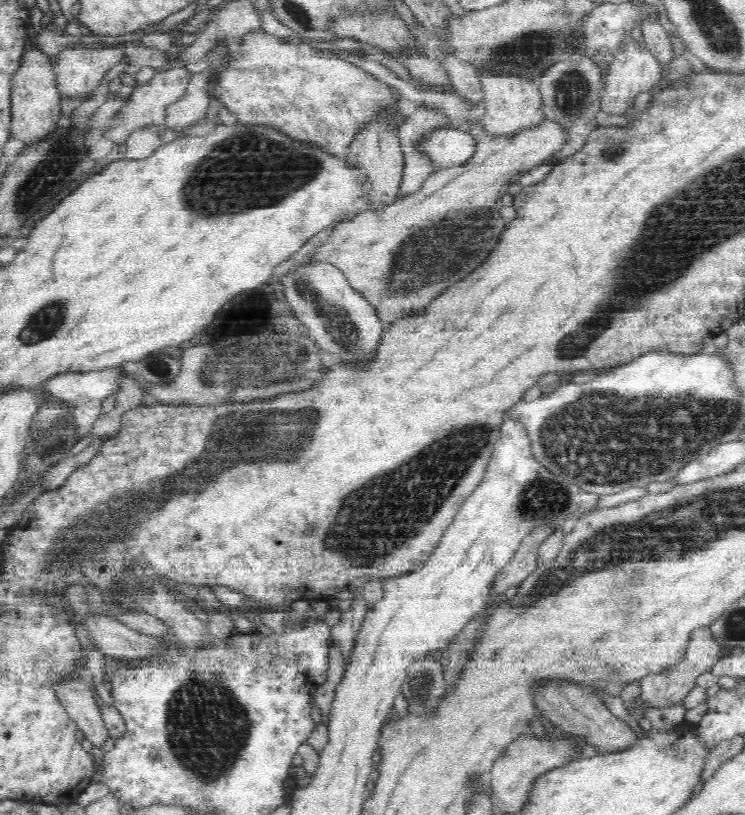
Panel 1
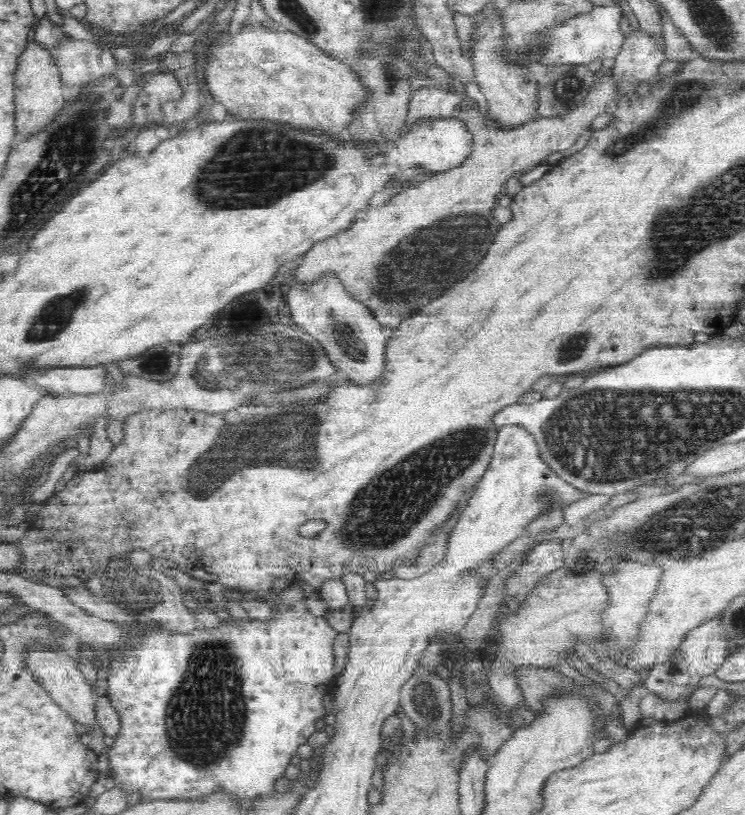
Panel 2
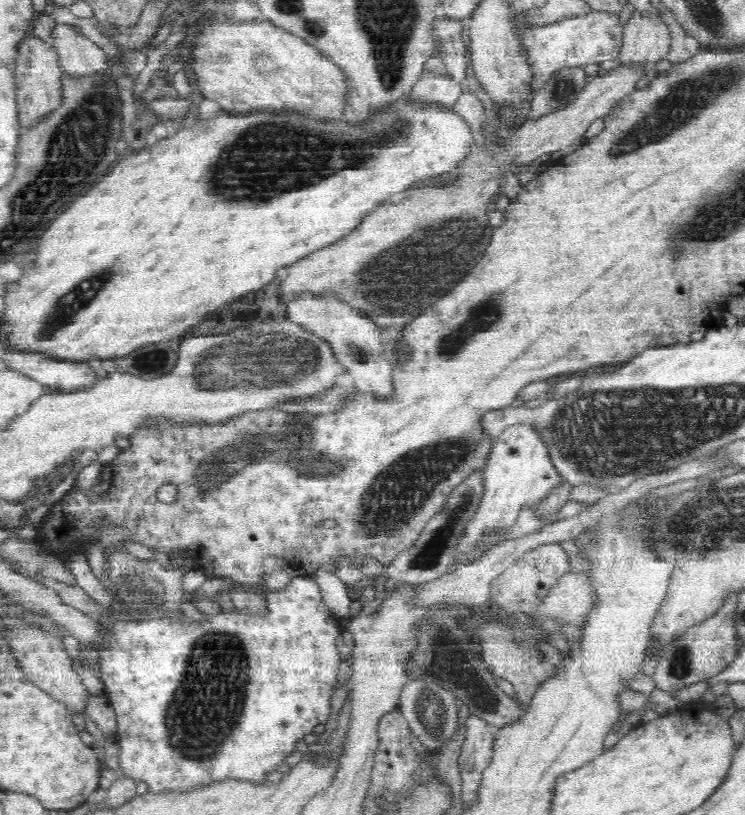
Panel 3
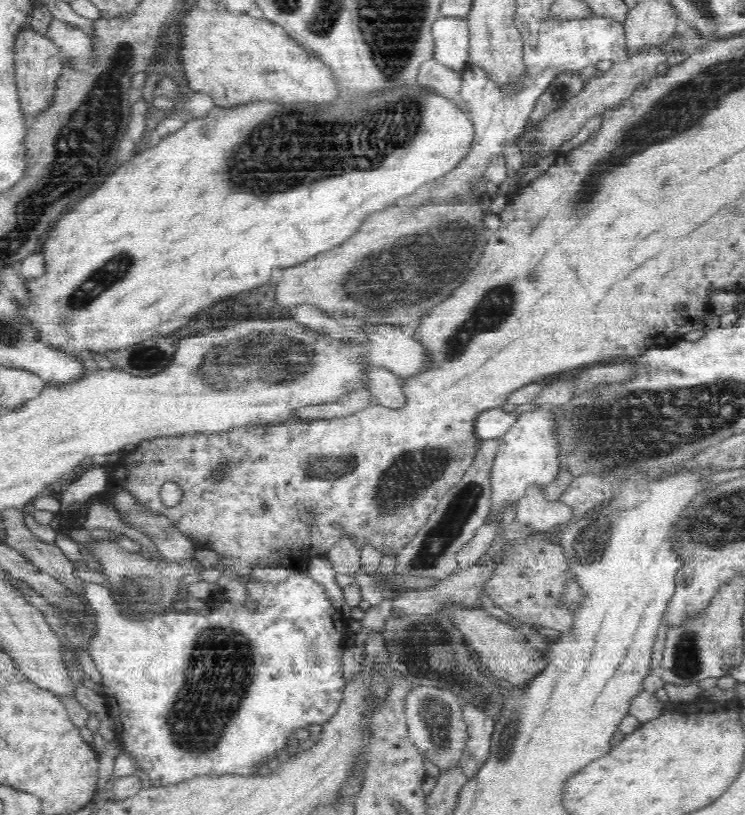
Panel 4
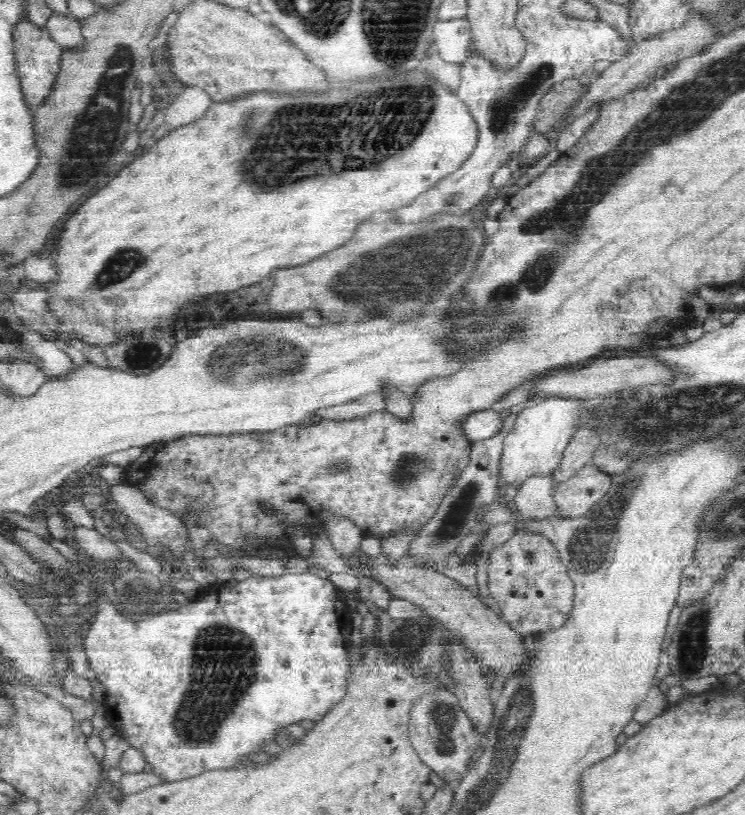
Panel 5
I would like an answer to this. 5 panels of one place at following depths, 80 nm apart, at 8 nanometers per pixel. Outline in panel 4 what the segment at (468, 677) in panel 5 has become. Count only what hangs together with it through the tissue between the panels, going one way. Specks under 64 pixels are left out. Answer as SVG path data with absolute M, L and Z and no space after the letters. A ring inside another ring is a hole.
M462 704L463 721L466 723L466 742L460 752L459 765L467 781L474 780L491 756L491 740L495 724L486 714Z

